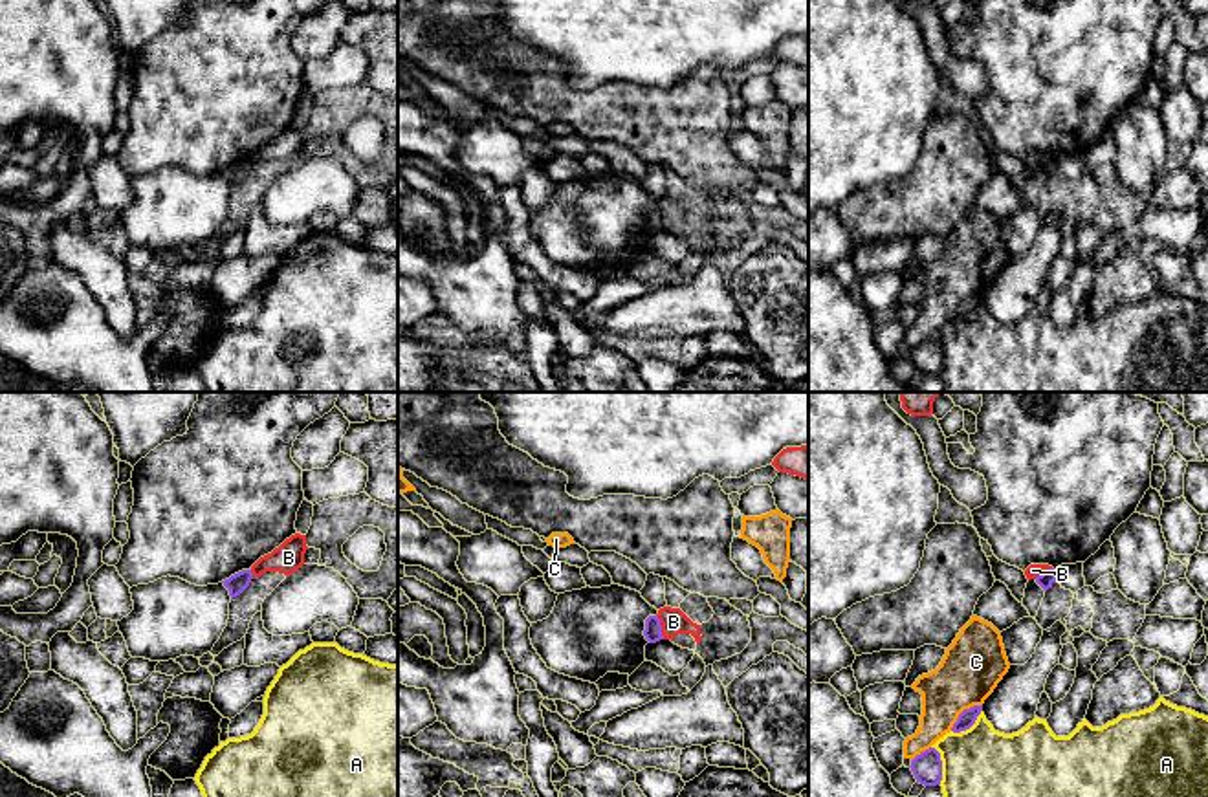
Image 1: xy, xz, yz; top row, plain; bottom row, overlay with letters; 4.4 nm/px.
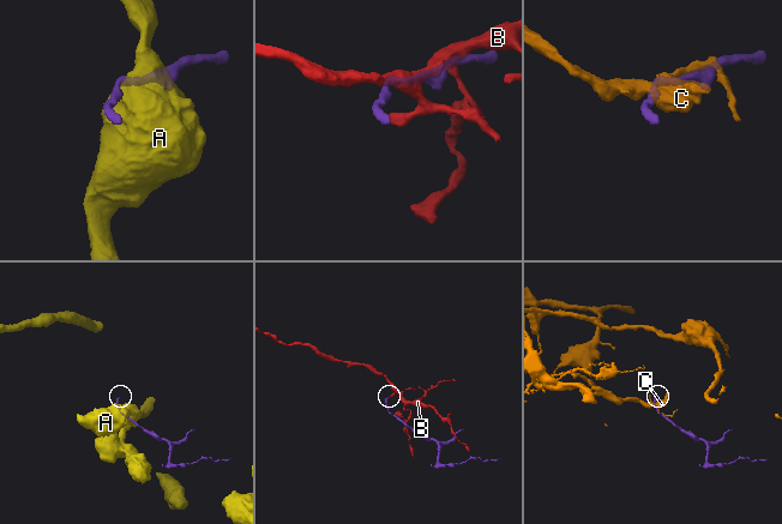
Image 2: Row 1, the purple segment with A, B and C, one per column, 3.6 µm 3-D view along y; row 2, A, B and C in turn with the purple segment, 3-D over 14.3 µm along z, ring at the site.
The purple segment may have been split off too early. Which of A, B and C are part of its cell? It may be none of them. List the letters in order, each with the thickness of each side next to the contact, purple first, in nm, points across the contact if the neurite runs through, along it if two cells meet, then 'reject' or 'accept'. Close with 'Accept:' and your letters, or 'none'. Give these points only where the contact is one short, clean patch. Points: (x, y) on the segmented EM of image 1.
A: 130/300 nm | reject
B: 80/120 nm | along xz (657, 614), (664, 638) | reject
C: 80/280 nm | reject
Accept: none

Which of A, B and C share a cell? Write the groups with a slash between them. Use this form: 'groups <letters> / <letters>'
groups A / B / C

